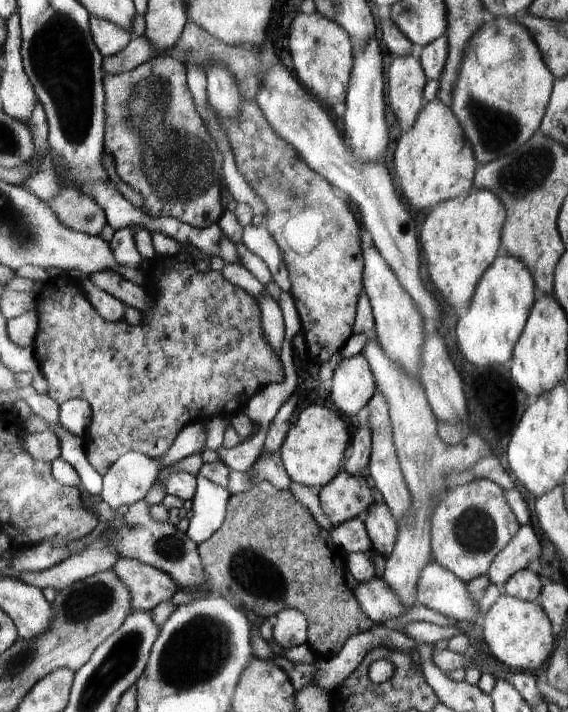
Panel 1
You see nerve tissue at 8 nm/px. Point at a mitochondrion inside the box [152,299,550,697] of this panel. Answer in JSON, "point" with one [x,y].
{"point":[204,646]}

